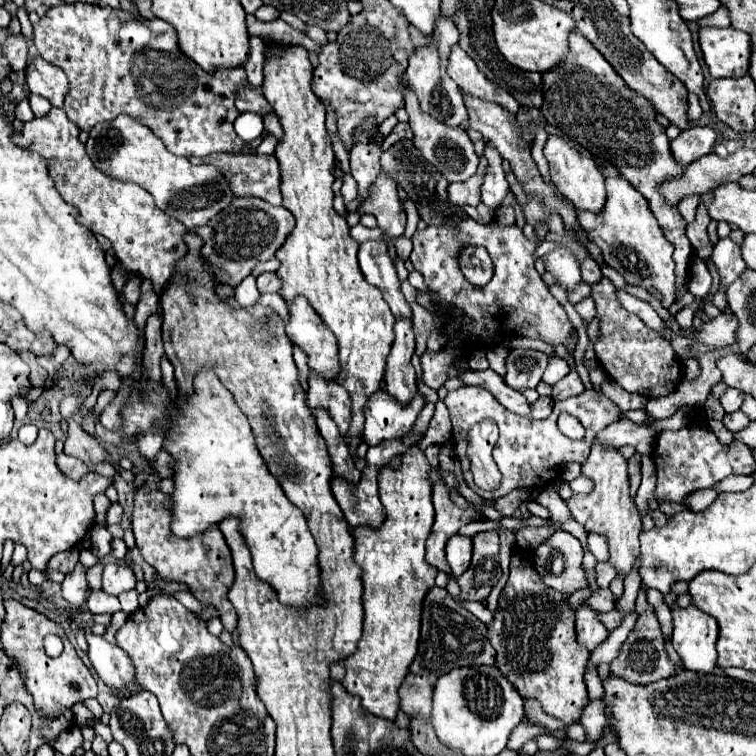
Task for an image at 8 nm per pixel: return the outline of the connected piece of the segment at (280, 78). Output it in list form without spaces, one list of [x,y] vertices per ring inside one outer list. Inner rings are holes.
[[[265,39],[265,65],[263,65],[263,95],[273,107],[275,115],[279,117],[279,123],[283,127],[283,139],[279,139],[275,147],[275,157],[279,159],[281,165],[281,193],[283,193],[283,207],[289,209],[295,217],[295,227],[291,235],[287,235],[287,241],[281,245],[281,249],[275,253],[279,259],[279,269],[277,277],[283,281],[281,295],[283,299],[293,299],[295,295],[303,295],[309,299],[311,307],[319,313],[319,317],[325,321],[325,325],[335,333],[339,341],[339,363],[341,363],[341,373],[337,377],[337,383],[343,385],[353,401],[353,419],[351,419],[351,429],[347,435],[347,443],[351,451],[357,449],[361,443],[361,429],[363,429],[363,409],[367,399],[379,389],[383,371],[385,371],[385,359],[391,351],[393,343],[393,323],[395,317],[385,303],[381,291],[373,285],[369,285],[359,269],[357,263],[357,249],[359,243],[349,235],[349,225],[343,215],[337,215],[333,209],[333,191],[331,185],[335,181],[335,157],[331,149],[331,141],[325,129],[325,105],[321,99],[313,93],[311,89],[311,77],[313,77],[313,67],[309,63],[309,53],[303,45],[285,45],[285,43],[275,43]]]

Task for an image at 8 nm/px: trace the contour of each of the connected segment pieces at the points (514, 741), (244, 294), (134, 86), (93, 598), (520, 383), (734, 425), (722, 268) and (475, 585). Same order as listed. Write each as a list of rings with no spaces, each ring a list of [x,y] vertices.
[[[522,721],[512,731],[507,747],[518,752],[527,741],[537,737],[538,735],[545,734],[545,732],[545,727],[539,724],[531,725]]]
[[[253,275],[243,279],[243,283],[239,287],[235,287],[235,299],[241,307],[249,307],[259,299],[259,291],[255,291],[255,277]]]
[[[71,3],[57,5],[47,11],[47,15],[33,25],[35,45],[43,59],[65,71],[71,83],[67,103],[63,111],[69,121],[73,121],[81,131],[91,131],[101,121],[111,121],[117,115],[129,115],[155,131],[155,135],[165,143],[165,147],[183,157],[207,157],[213,153],[231,153],[239,155],[245,147],[245,141],[237,137],[233,121],[239,111],[235,109],[235,95],[241,85],[247,83],[245,69],[217,69],[215,75],[197,69],[197,63],[191,61],[177,45],[175,29],[163,19],[139,19],[133,13],[113,7]]]
[[[93,591],[87,599],[87,609],[91,613],[109,613],[109,615],[113,615],[113,613],[121,611],[121,605],[113,595],[107,595],[103,591]]]
[[[513,349],[507,357],[505,383],[513,389],[535,389],[547,367],[549,357],[535,349]]]
[[[735,411],[735,413],[727,413],[723,417],[723,425],[729,429],[729,431],[741,431],[743,427],[749,425],[749,417],[743,413],[743,411]]]
[[[729,237],[719,239],[719,243],[713,249],[711,259],[719,271],[721,289],[727,289],[745,271],[745,261],[741,259],[741,249]]]
[[[495,531],[475,535],[471,567],[457,577],[461,589],[459,599],[483,603],[501,575],[503,573],[499,567],[499,535]]]

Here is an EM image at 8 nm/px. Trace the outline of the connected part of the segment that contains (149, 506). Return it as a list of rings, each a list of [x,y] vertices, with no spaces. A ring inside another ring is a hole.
[[[149,473],[143,489],[135,493],[135,509],[133,509],[133,533],[135,543],[143,555],[143,559],[157,571],[157,575],[163,581],[173,583],[185,583],[193,597],[197,597],[203,605],[203,609],[213,607],[219,613],[219,619],[223,623],[225,631],[235,631],[237,627],[237,613],[231,601],[227,599],[227,591],[233,585],[233,563],[231,563],[231,551],[217,527],[211,527],[209,531],[195,535],[191,539],[175,539],[171,535],[169,523],[169,495],[161,493],[157,489],[159,477],[155,473]]]

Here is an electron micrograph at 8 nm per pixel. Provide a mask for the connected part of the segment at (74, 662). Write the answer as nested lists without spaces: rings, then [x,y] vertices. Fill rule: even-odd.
[[[13,599],[5,601],[5,611],[7,613],[3,619],[3,629],[1,629],[1,645],[7,651],[7,657],[19,667],[23,681],[25,681],[25,689],[33,695],[35,709],[39,711],[41,719],[63,715],[77,701],[97,697],[97,683],[95,683],[91,671],[77,657],[75,647],[69,643],[65,631],[55,621],[47,619],[45,615],[37,613],[35,609],[27,607],[19,601],[13,601]],[[47,633],[59,635],[65,643],[65,649],[63,649],[61,657],[57,657],[57,659],[51,659],[43,649],[43,637]]]

